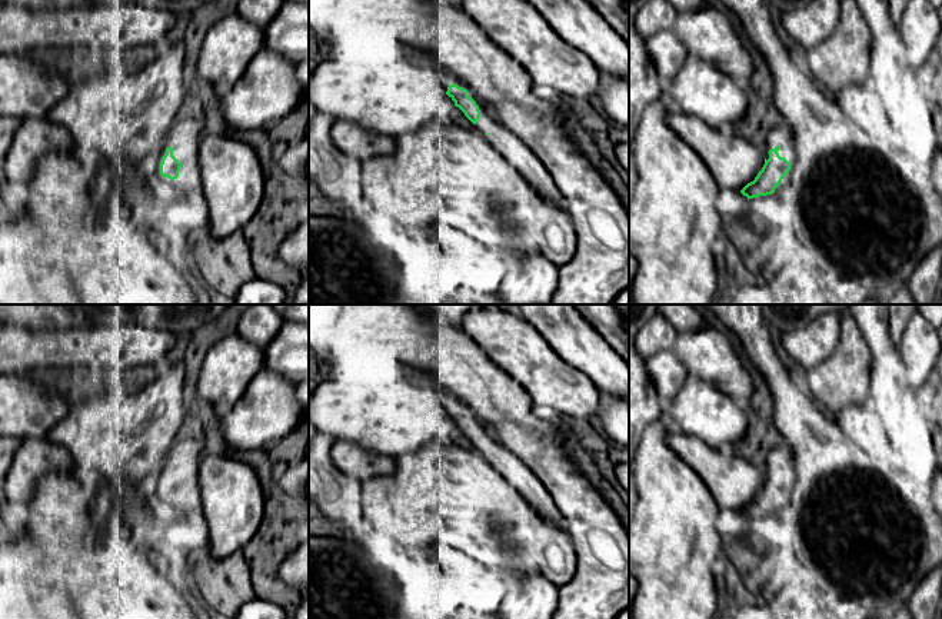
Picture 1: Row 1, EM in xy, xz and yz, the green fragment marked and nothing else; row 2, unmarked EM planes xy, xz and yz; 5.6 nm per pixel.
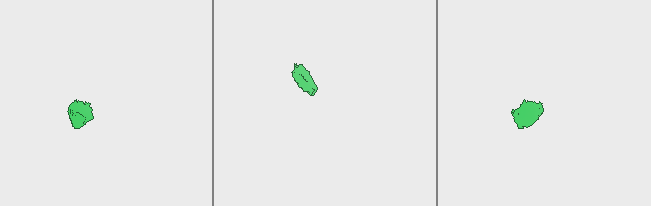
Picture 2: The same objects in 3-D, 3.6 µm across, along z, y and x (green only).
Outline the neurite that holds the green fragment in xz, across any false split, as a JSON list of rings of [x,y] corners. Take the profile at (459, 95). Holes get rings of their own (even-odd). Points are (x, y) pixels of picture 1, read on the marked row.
[[[442,70],[440,84],[446,94],[455,101],[465,116],[475,124],[483,139],[513,167],[520,176],[546,200],[557,203],[566,210],[566,199],[555,184],[550,173],[535,156],[530,147],[507,130],[497,119],[486,113],[483,103],[475,91],[455,77]]]

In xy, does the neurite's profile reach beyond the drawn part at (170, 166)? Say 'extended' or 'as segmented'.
extended

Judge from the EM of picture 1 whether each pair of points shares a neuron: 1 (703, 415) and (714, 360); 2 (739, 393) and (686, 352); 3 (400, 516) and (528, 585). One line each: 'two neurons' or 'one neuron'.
1: two neurons
2: one neuron
3: two neurons

